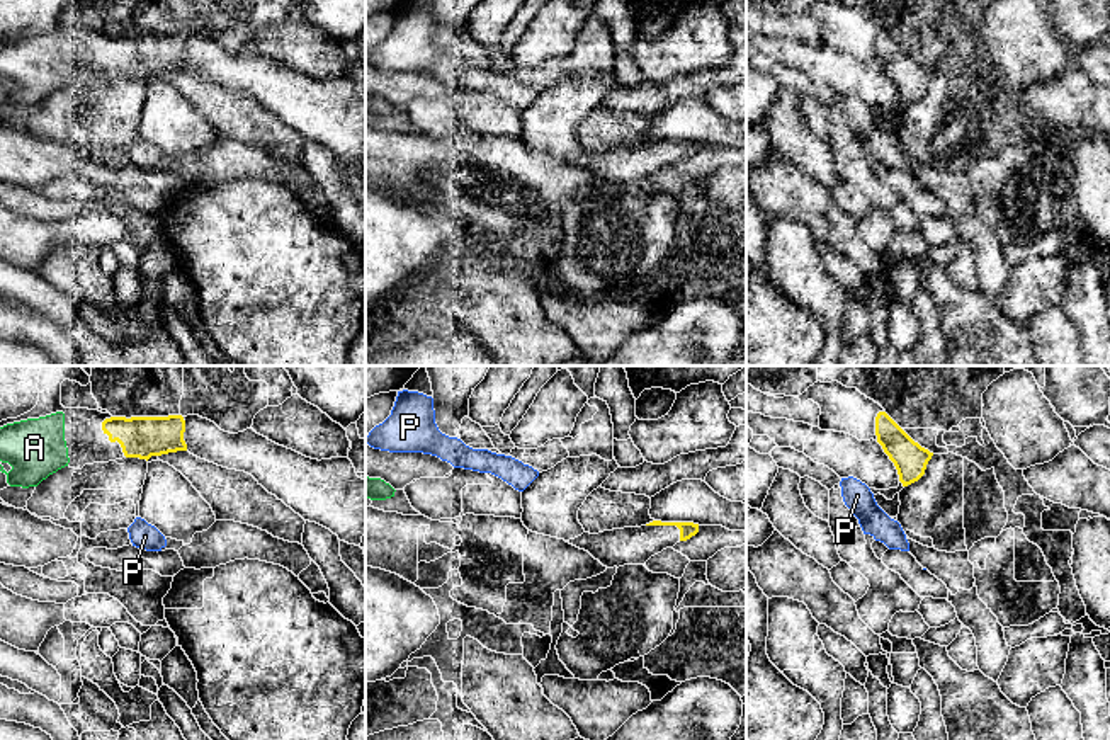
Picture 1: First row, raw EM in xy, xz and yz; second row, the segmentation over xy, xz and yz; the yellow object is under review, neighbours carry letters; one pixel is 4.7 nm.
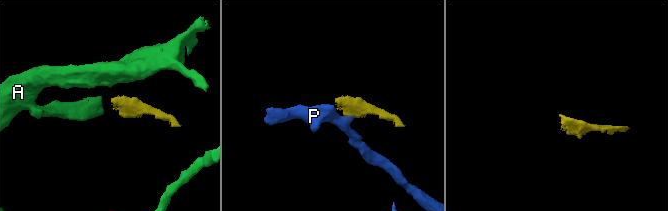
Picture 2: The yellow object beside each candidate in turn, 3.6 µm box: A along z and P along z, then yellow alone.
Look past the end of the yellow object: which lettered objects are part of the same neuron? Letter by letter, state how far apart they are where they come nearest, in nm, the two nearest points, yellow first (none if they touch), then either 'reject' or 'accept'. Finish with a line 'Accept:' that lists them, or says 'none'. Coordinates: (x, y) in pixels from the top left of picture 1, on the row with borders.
A: 180 nm | xy (102, 422), (63, 422) | accept
P: 140 nm | yz (900, 480), (872, 494) | reject
Accept: A

